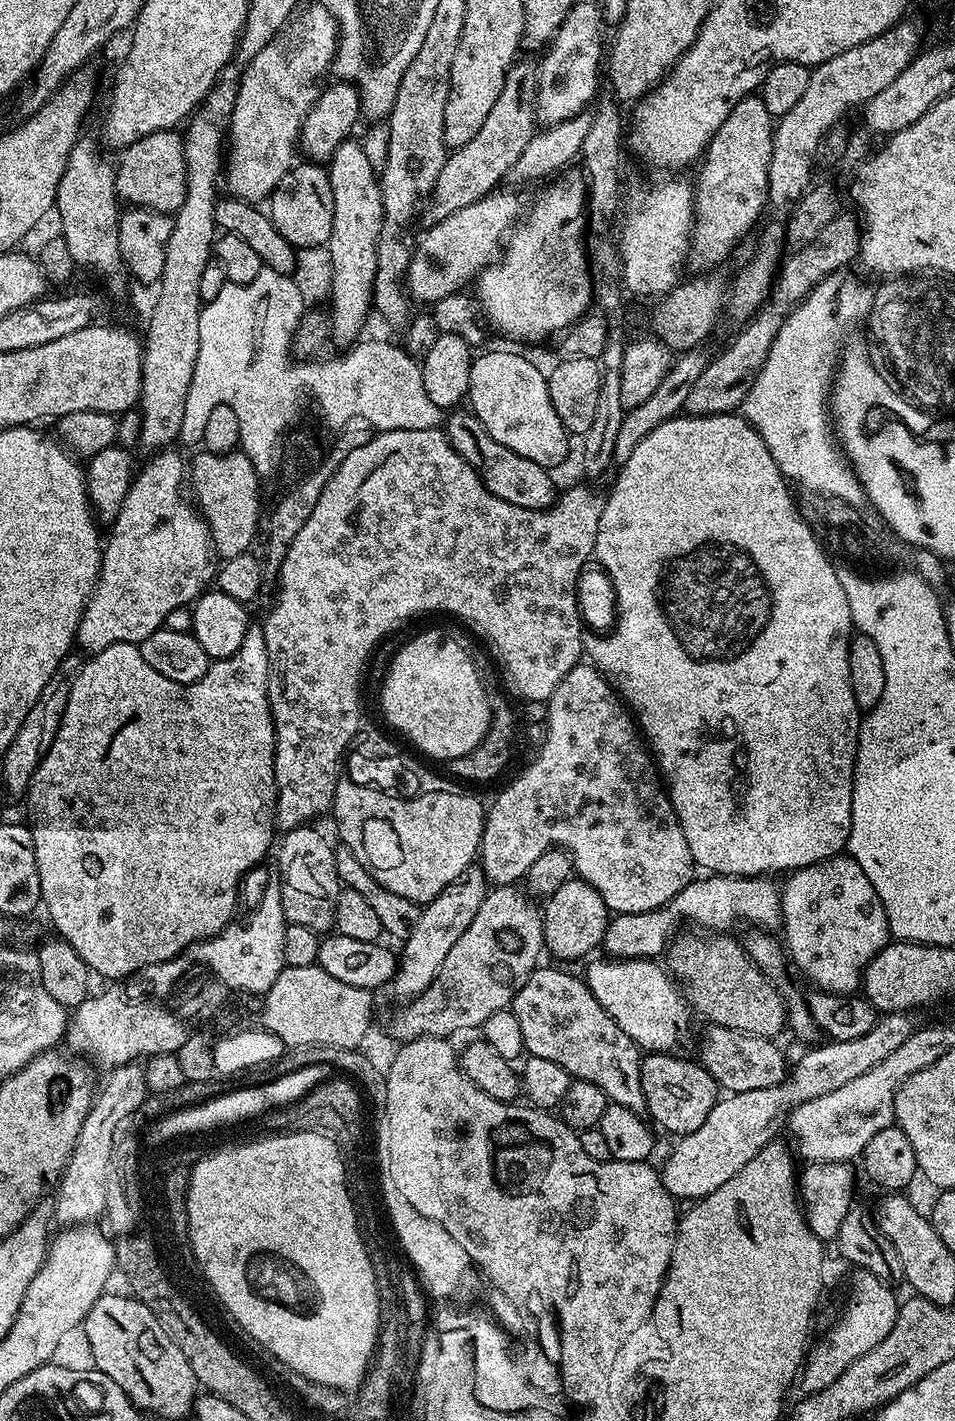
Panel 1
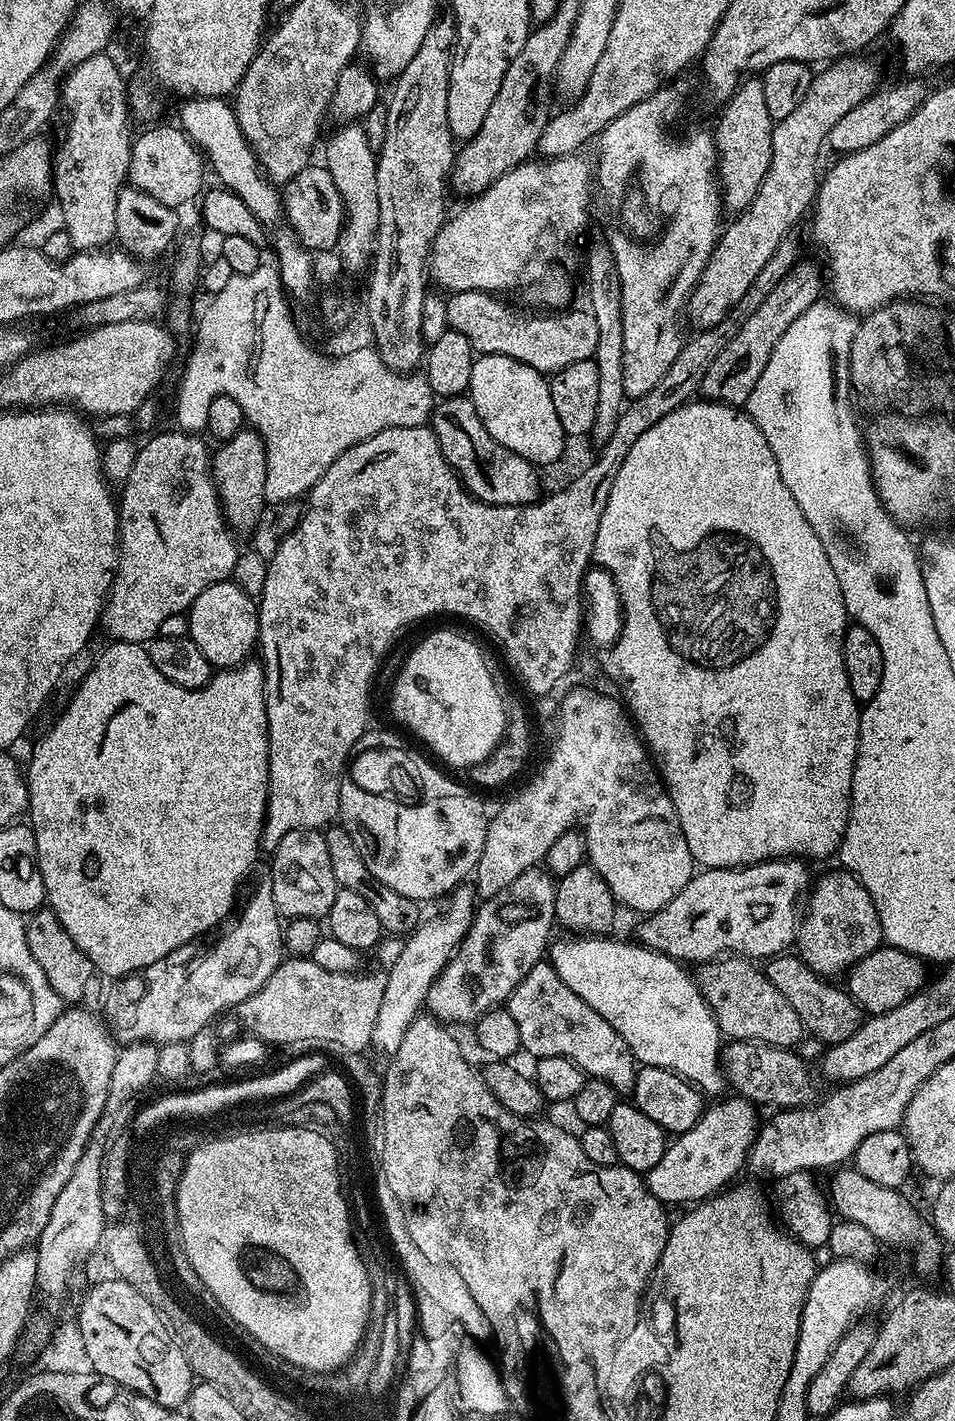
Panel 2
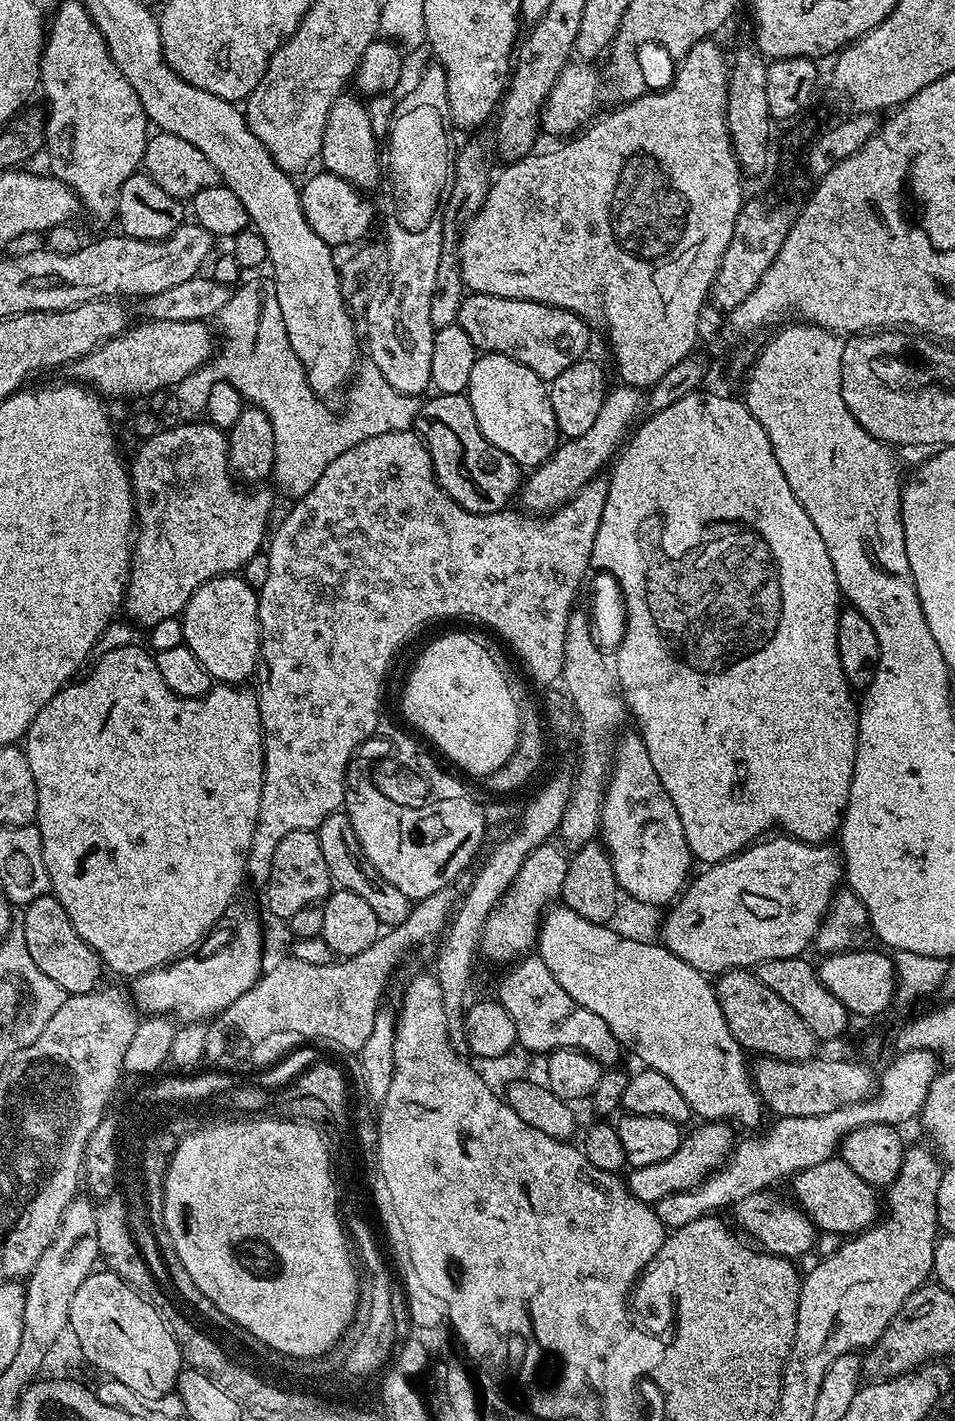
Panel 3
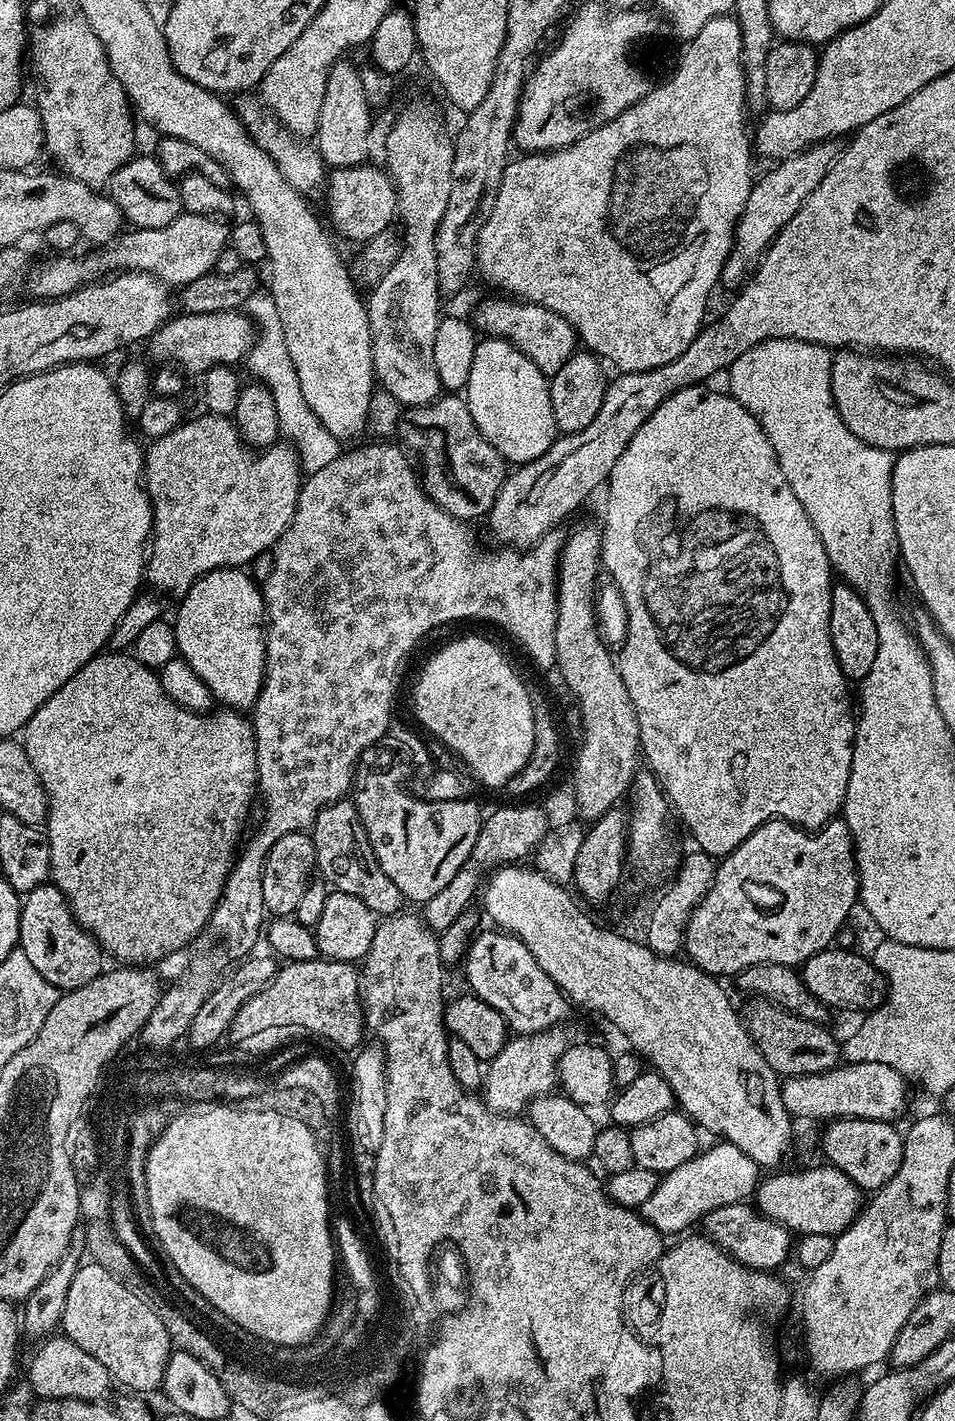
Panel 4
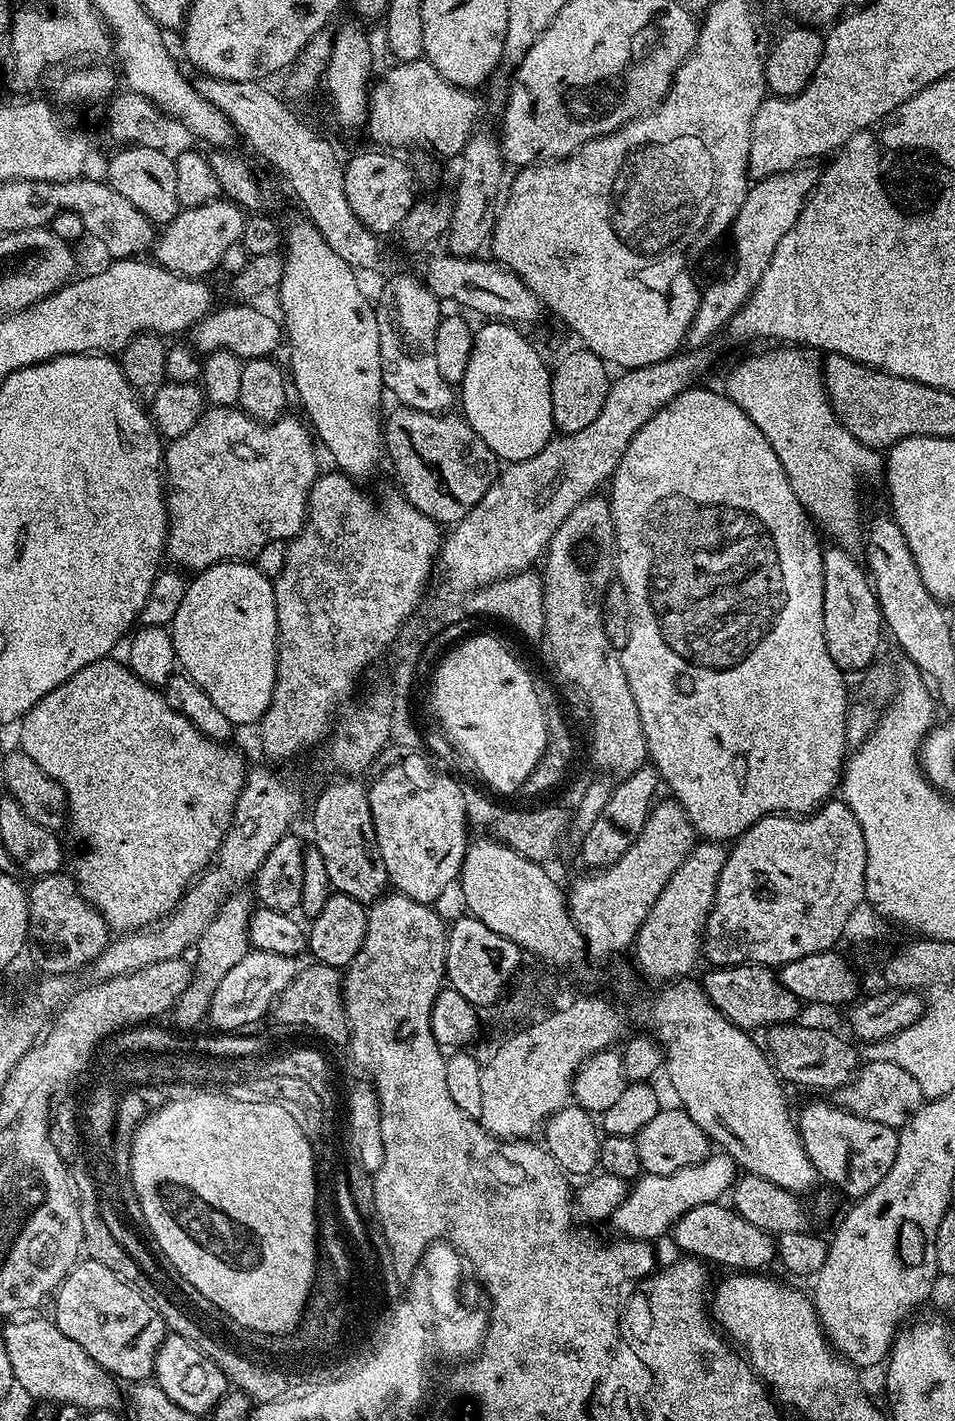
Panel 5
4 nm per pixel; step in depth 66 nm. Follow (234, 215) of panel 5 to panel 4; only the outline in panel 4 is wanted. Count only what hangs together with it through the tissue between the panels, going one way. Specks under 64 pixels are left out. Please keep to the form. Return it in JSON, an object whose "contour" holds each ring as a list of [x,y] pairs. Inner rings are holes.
{"contour":[[[184,212],[178,218],[174,218],[174,222],[170,222],[170,226],[137,228],[125,231],[115,242],[101,247],[97,251],[100,252],[97,256],[76,256],[80,254],[53,255],[51,257],[53,260],[48,260],[45,264],[38,265],[37,268],[35,265],[29,271],[26,292],[32,295],[29,297],[40,302],[58,300],[63,296],[69,296],[71,292],[77,292],[79,288],[85,288],[87,284],[97,283],[101,278],[107,277],[109,273],[119,274],[122,272],[145,272],[151,276],[157,276],[163,284],[183,286],[194,282],[194,278],[202,278],[207,272],[213,271],[218,262],[218,254],[222,254],[222,250],[229,247],[229,244],[230,228],[223,219]]]}

